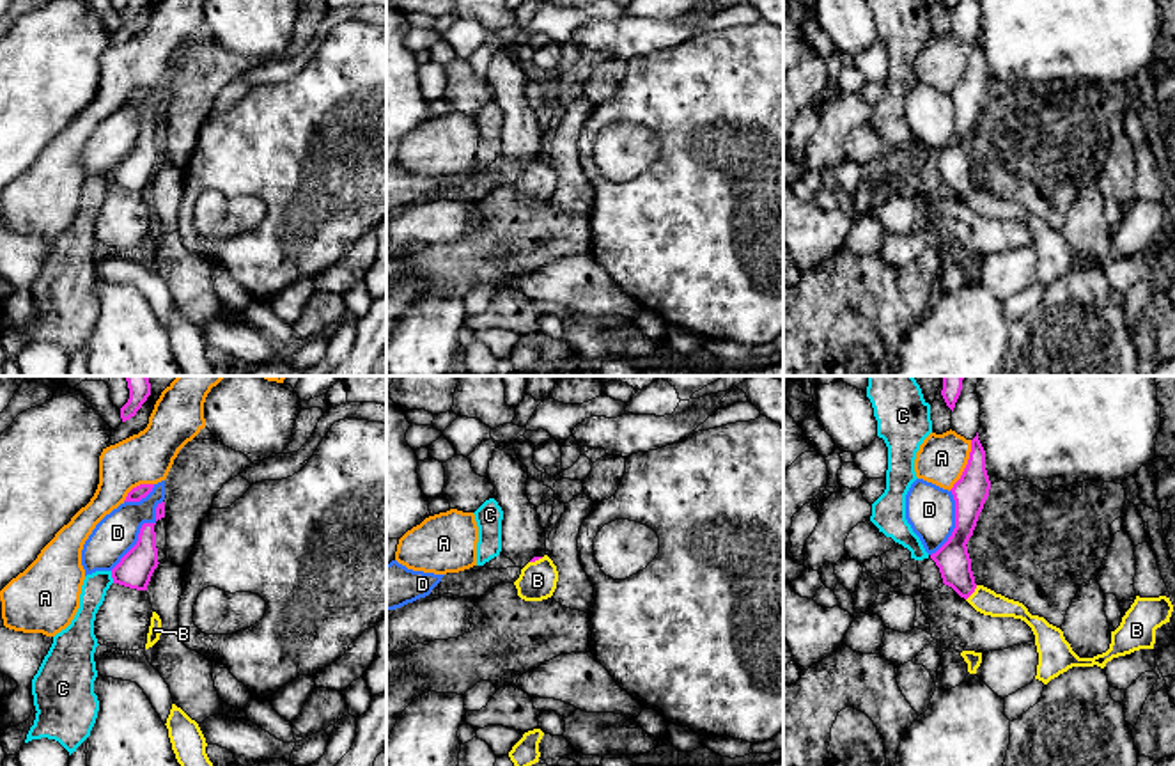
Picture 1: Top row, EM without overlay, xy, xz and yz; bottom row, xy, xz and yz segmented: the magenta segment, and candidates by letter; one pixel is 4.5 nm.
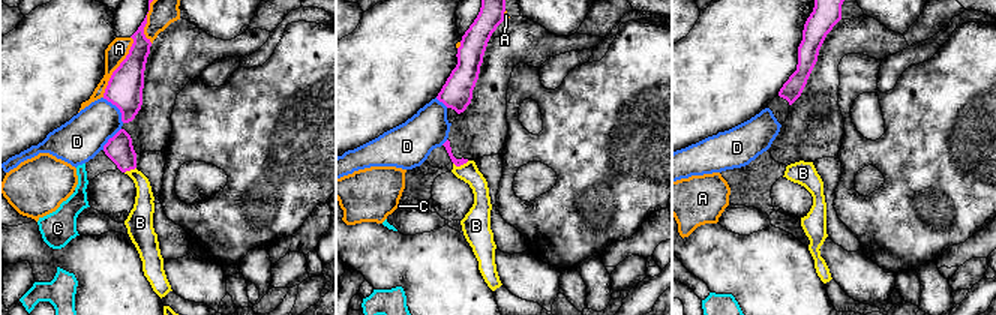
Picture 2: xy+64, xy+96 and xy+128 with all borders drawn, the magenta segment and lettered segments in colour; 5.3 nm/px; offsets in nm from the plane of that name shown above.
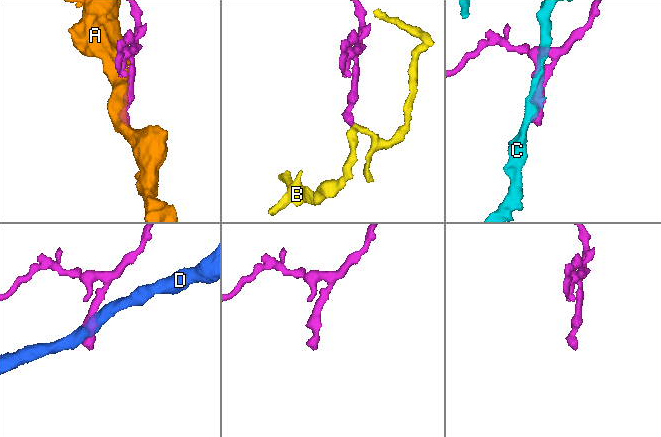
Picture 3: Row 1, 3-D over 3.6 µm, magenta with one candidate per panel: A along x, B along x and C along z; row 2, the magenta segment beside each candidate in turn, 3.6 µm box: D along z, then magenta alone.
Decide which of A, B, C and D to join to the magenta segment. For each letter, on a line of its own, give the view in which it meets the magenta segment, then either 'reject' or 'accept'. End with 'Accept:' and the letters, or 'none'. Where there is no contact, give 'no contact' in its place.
A: meets magenta in yz; reject
B: meets magenta in yz; accept
C: meets magenta in xy; reject
D: meets magenta in xy; reject
Accept: B

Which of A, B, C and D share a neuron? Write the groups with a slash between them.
A / B / C / D

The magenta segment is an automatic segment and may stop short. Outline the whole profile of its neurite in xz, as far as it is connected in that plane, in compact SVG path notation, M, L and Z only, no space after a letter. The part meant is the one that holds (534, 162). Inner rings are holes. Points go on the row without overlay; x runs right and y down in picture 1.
M533 160L514 184L517 199L525 204L542 204L553 199L558 184L558 174L553 163Z

